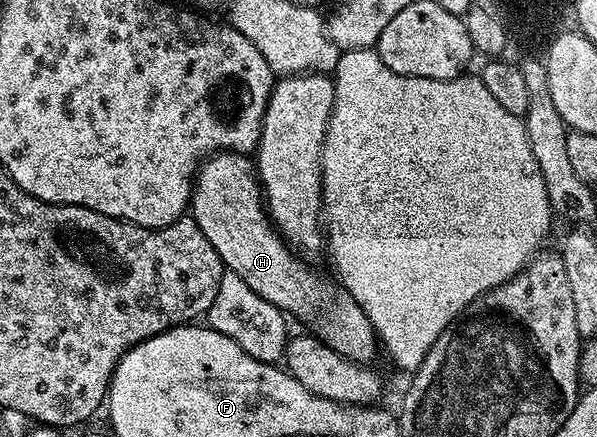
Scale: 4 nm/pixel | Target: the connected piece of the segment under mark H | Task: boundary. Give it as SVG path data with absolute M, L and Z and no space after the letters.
M218 151L197 168L191 196L191 218L199 225L199 229L203 229L203 237L211 241L211 249L219 253L224 270L239 273L239 277L243 277L243 281L247 281L247 285L251 285L251 289L255 289L255 293L263 297L263 301L275 305L286 316L294 315L299 322L306 323L310 327L306 328L321 342L335 349L335 353L362 365L374 362L372 359L377 355L379 335L378 332L377 335L373 332L373 327L365 316L368 315L366 308L358 305L355 297L348 295L344 287L332 278L329 280L323 272L316 271L309 263L304 263L300 259L302 256L273 226L269 212L263 206L263 192L254 160L248 154L240 151Z

